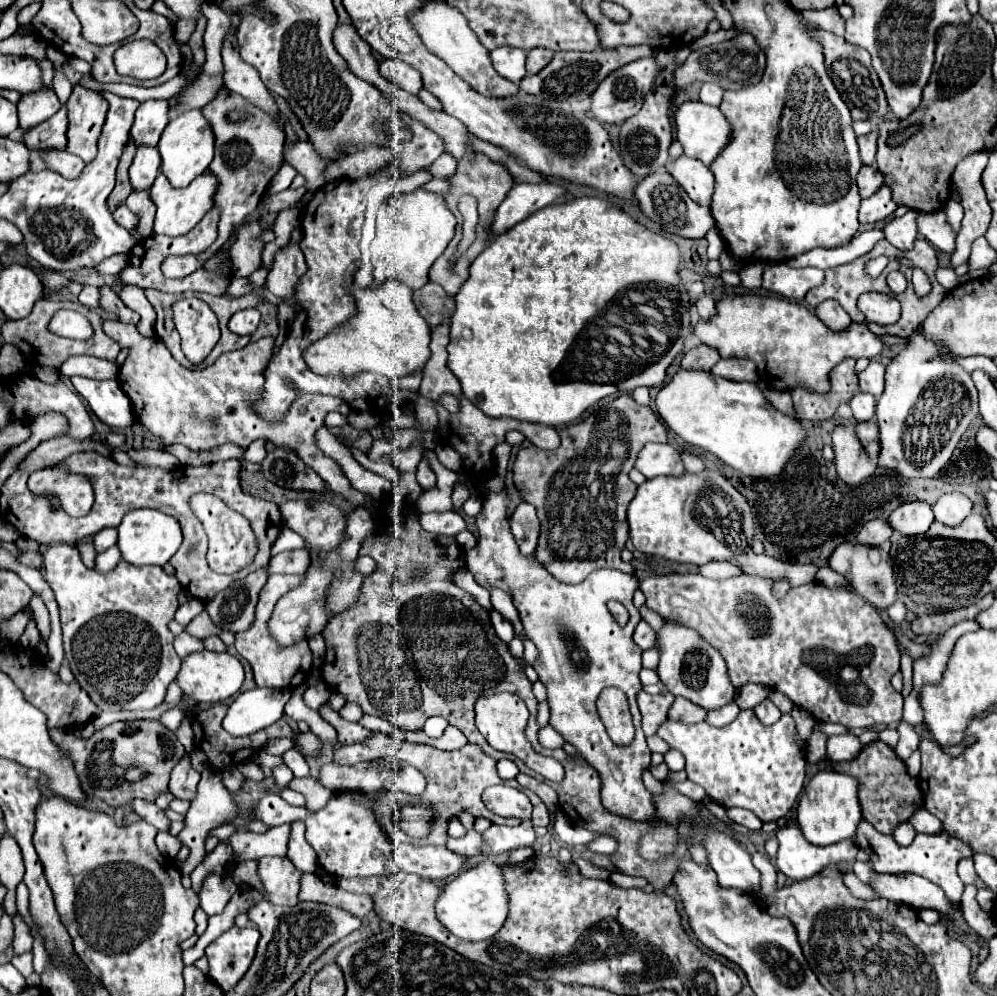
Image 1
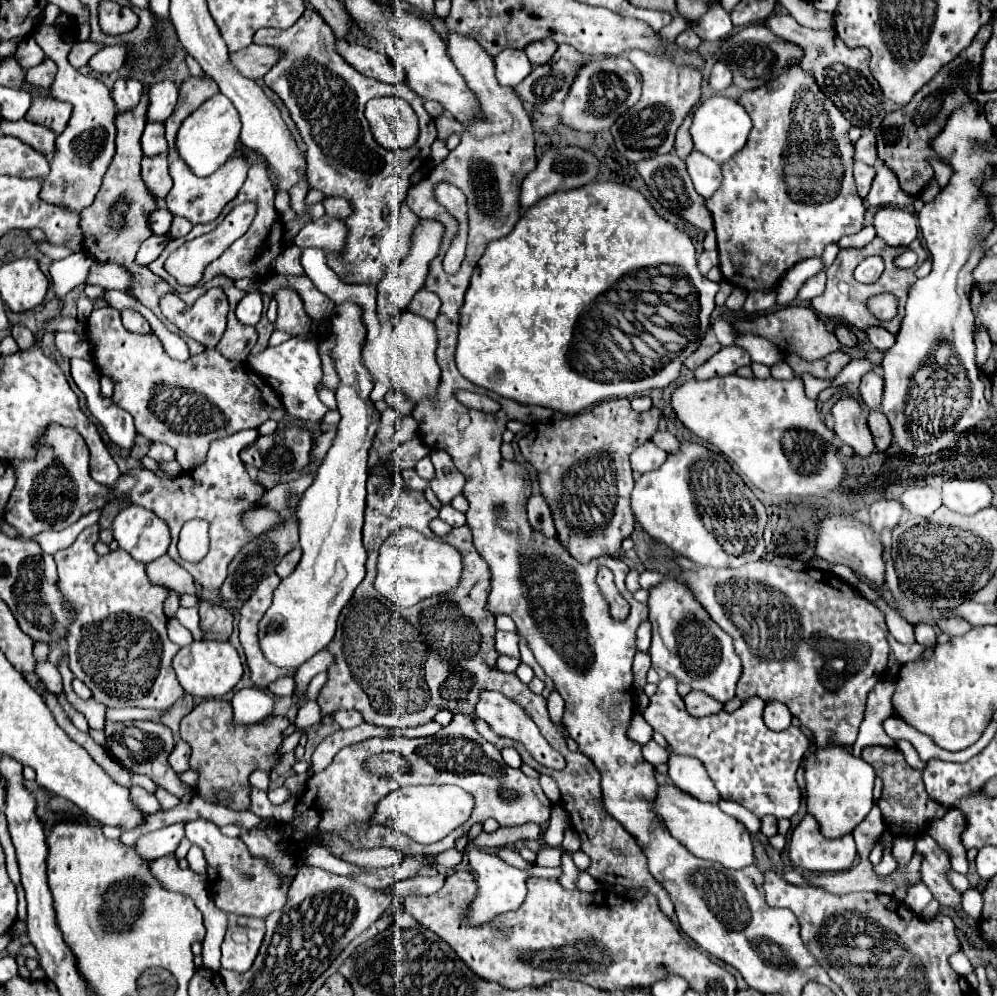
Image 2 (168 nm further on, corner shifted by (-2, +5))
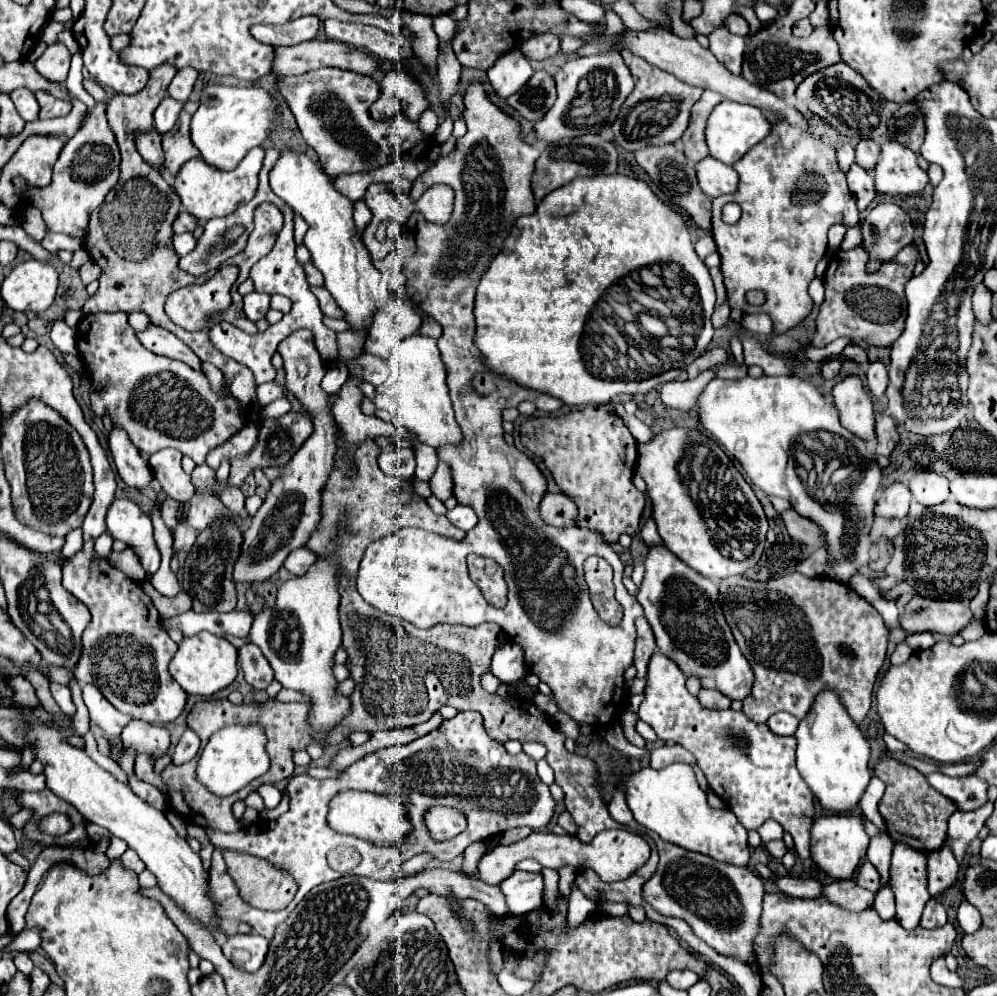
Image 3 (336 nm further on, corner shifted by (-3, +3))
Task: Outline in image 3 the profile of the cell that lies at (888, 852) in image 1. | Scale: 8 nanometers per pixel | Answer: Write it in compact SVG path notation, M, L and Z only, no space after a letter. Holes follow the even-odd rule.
M865 862L859 872L857 872L857 884L865 890L871 890L871 892L877 892L879 890L879 874L875 870L875 866L871 862Z

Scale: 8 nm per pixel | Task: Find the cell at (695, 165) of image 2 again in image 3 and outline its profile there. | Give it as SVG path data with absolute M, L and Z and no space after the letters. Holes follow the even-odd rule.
M707 156L705 160L701 160L695 166L695 170L697 170L699 186L701 186L701 190L709 198L731 194L739 186L739 176L733 170L733 166L725 166L723 162L717 162L711 156Z

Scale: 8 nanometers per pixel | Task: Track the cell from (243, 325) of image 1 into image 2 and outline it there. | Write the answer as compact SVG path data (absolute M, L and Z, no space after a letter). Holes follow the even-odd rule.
M248 292L236 306L236 318L246 326L256 326L262 316L262 296L260 292Z

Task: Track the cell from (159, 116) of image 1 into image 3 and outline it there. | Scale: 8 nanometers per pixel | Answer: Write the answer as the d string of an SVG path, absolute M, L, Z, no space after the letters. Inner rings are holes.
M193 66L181 68L181 70L175 74L173 82L169 84L169 96L179 98L181 102L187 102L191 90L193 90L193 86L195 86L197 76L199 76L199 72L197 72Z

